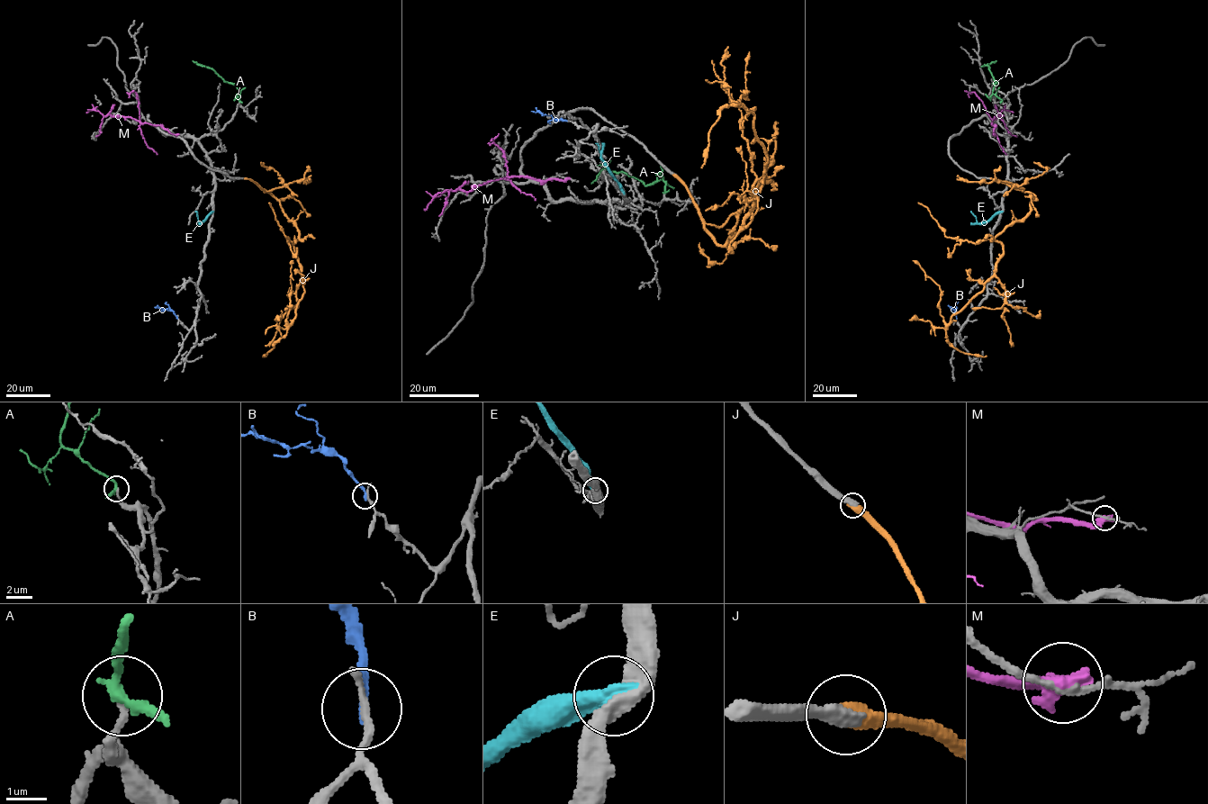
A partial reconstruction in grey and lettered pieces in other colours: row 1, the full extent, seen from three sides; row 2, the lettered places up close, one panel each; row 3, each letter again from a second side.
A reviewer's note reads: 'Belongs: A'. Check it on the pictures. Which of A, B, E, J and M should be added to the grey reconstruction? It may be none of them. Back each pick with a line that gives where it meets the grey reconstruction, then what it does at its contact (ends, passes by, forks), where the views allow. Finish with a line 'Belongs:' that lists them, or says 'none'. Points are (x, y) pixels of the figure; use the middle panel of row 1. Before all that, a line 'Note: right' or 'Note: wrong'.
Note: wrong
J: meets grey at (674, 175); it ends there
Belongs: J

